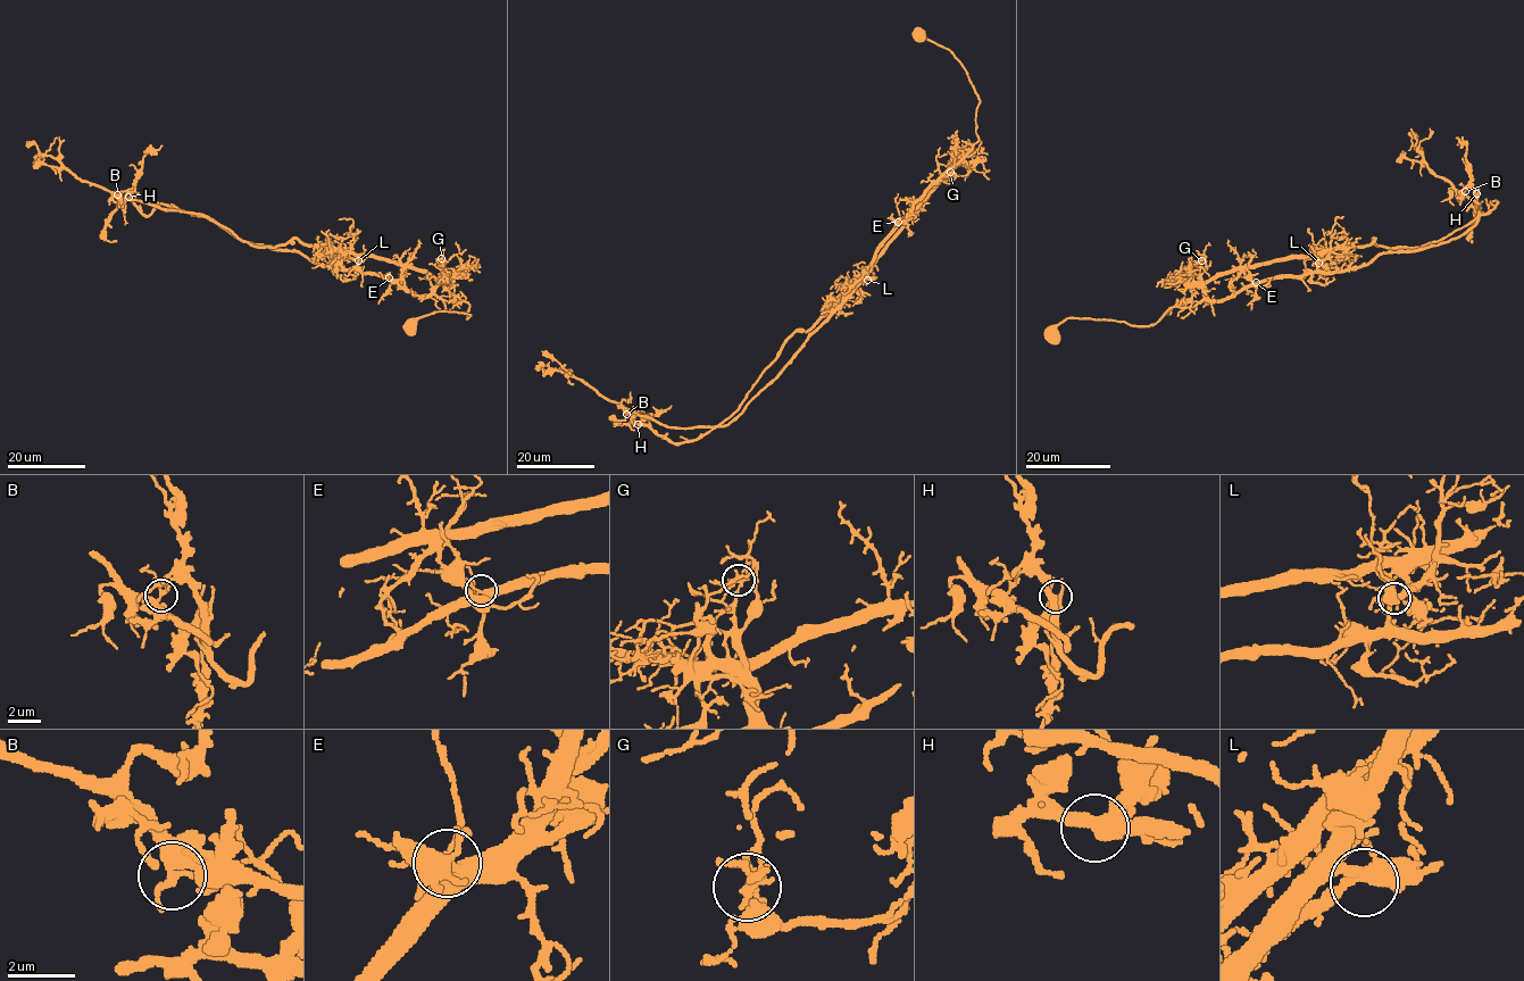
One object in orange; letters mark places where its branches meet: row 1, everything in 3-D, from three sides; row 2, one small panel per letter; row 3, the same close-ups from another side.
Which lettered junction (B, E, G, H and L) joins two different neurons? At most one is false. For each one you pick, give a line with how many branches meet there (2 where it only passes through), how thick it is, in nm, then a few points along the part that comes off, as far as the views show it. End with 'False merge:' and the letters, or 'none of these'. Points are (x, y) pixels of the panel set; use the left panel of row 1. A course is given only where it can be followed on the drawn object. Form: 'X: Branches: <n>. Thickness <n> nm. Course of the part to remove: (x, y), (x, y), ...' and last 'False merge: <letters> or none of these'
G: Branches: 4. Thickness 160 nm. Course of the part to remove: (441, 258), (434, 277), (298, 239), (254, 247), (163, 205), (144, 215), (134, 180), (161, 146)
False merge: G

